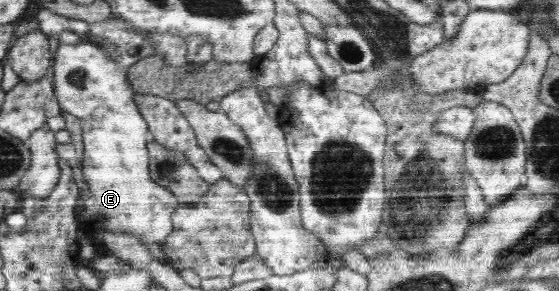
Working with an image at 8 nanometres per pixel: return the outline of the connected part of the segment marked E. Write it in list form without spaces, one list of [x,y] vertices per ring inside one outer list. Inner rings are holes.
[[[79,43],[78,45],[60,45],[58,51],[56,51],[56,55],[54,55],[54,93],[56,94],[56,98],[58,98],[58,104],[60,104],[61,111],[66,111],[78,117],[81,120],[82,128],[83,128],[83,144],[84,144],[84,151],[83,151],[83,159],[82,159],[82,175],[84,181],[88,185],[90,185],[90,195],[86,195],[85,193],[80,193],[80,199],[76,201],[76,219],[77,223],[80,228],[83,228],[86,233],[85,235],[95,241],[98,245],[96,247],[96,253],[100,253],[101,247],[103,244],[99,242],[99,235],[97,235],[98,230],[104,229],[106,231],[110,230],[112,232],[126,232],[126,234],[130,234],[132,236],[136,236],[148,250],[150,250],[150,254],[152,256],[156,256],[162,264],[168,264],[169,261],[163,252],[162,245],[165,242],[165,237],[168,237],[168,234],[173,230],[173,223],[172,223],[172,213],[174,210],[179,207],[179,197],[172,191],[167,190],[164,185],[158,184],[158,182],[152,180],[152,175],[150,173],[149,167],[149,151],[147,148],[148,140],[150,139],[150,133],[148,133],[148,124],[146,124],[146,119],[142,117],[140,114],[140,110],[138,106],[136,106],[135,101],[135,91],[133,91],[131,87],[131,82],[128,81],[127,77],[127,68],[124,68],[122,65],[118,64],[115,59],[106,53],[106,51],[100,47],[98,44],[93,43]]]

